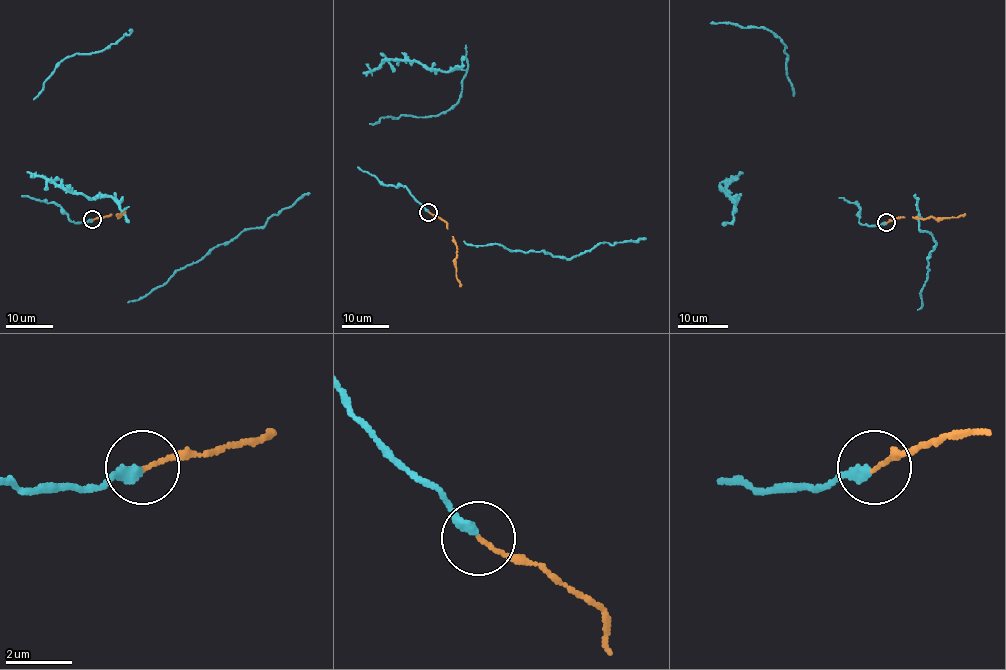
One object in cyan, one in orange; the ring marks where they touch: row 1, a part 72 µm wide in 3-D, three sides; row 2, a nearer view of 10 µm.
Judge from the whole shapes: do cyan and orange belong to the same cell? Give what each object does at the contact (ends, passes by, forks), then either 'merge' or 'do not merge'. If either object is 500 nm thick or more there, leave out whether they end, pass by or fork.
cyan ends | orange ends | merge

